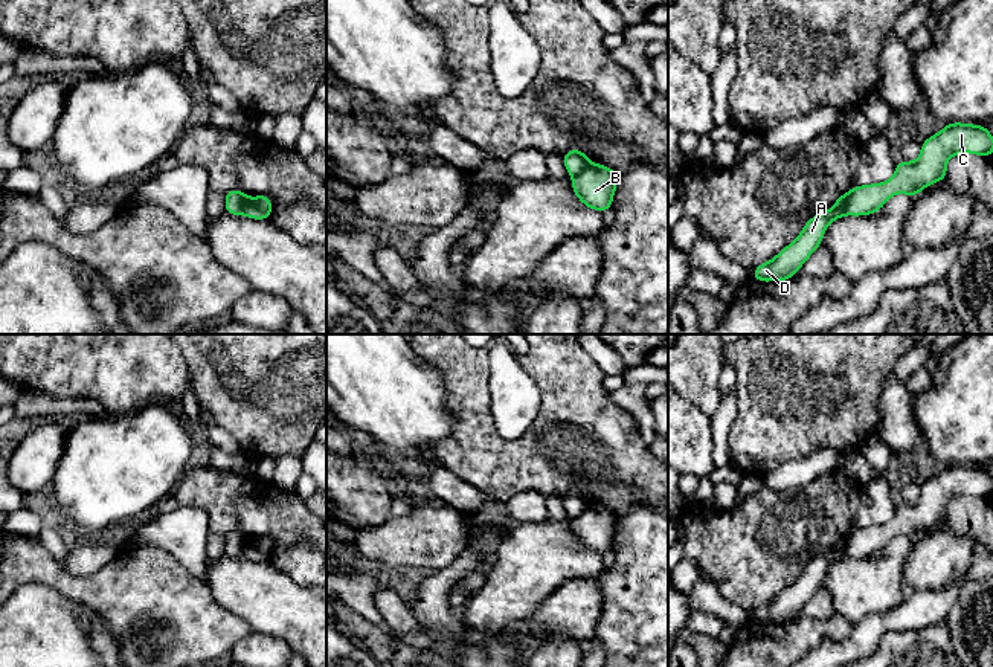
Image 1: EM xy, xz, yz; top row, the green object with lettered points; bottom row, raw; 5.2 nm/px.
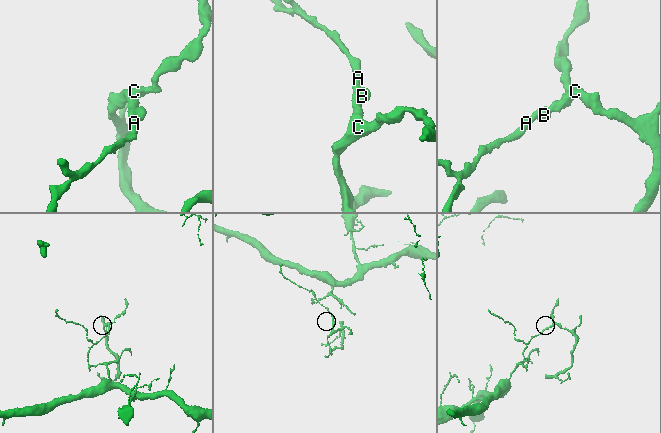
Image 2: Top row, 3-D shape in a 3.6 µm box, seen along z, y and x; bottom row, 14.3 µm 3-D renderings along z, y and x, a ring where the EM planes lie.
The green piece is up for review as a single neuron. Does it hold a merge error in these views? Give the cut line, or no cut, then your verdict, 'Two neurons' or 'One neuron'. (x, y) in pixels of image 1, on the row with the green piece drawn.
Split along yz (851, 190), (845, 214). Two neurons

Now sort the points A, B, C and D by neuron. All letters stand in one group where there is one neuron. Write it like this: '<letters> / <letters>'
A D / B C

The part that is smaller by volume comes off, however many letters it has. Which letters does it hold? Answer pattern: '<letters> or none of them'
B, C

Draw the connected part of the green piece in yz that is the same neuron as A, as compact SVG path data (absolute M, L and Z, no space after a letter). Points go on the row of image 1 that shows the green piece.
M851 189L840 195L827 212L811 217L793 243L786 246L770 261L754 269L752 278L761 282L792 279L808 256L821 246L827 226L847 215L845 205L850 192Z

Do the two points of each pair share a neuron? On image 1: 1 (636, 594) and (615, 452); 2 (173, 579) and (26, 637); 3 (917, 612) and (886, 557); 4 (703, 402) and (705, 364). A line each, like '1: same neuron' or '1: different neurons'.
1: different neurons
2: different neurons
3: different neurons
4: same neuron

